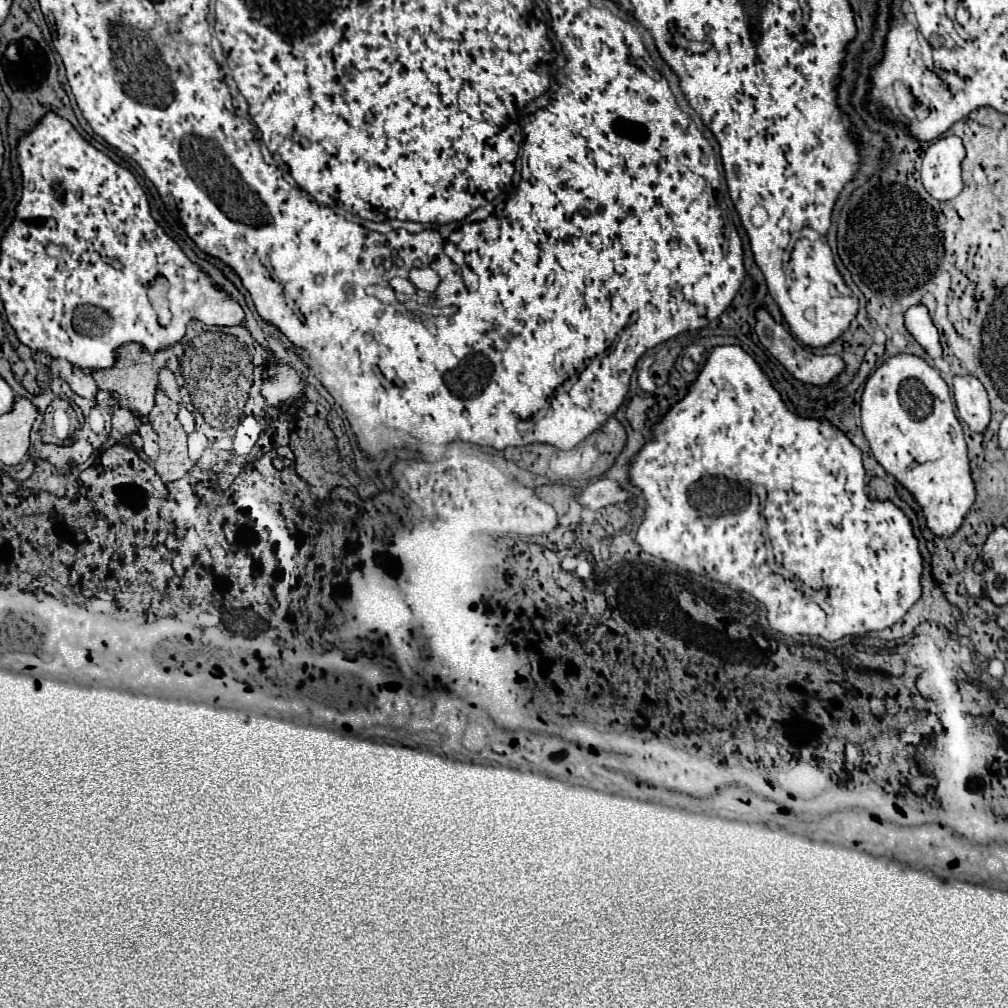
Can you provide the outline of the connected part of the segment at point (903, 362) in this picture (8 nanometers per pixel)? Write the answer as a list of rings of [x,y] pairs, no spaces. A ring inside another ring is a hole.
[[[900,353],[900,355],[894,355],[890,359],[886,359],[878,369],[874,369],[874,373],[868,377],[866,385],[864,385],[864,393],[862,393],[862,431],[870,443],[870,449],[872,449],[872,455],[874,459],[890,473],[894,475],[900,483],[904,483],[908,487],[908,491],[916,497],[916,501],[922,505],[922,511],[924,511],[924,517],[926,517],[926,523],[928,527],[938,535],[938,537],[950,537],[960,525],[962,525],[962,519],[964,515],[968,513],[970,505],[974,503],[974,483],[970,483],[970,467],[968,467],[968,457],[966,457],[966,441],[964,441],[964,433],[962,433],[962,425],[960,421],[956,419],[956,413],[954,413],[954,403],[952,403],[952,397],[950,397],[950,391],[948,391],[948,385],[944,383],[944,379],[938,375],[938,371],[934,367],[930,367],[922,357],[916,357],[916,355],[908,355],[908,353]]]

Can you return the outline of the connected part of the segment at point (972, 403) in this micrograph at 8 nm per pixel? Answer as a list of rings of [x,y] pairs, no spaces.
[[[956,377],[952,388],[958,415],[972,431],[984,431],[990,421],[990,403],[986,389],[976,377]]]

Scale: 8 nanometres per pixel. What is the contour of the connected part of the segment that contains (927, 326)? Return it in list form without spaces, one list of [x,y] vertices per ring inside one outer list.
[[[916,305],[906,311],[906,329],[912,333],[912,337],[932,355],[940,355],[940,343],[938,343],[938,329],[932,325],[926,307]]]

